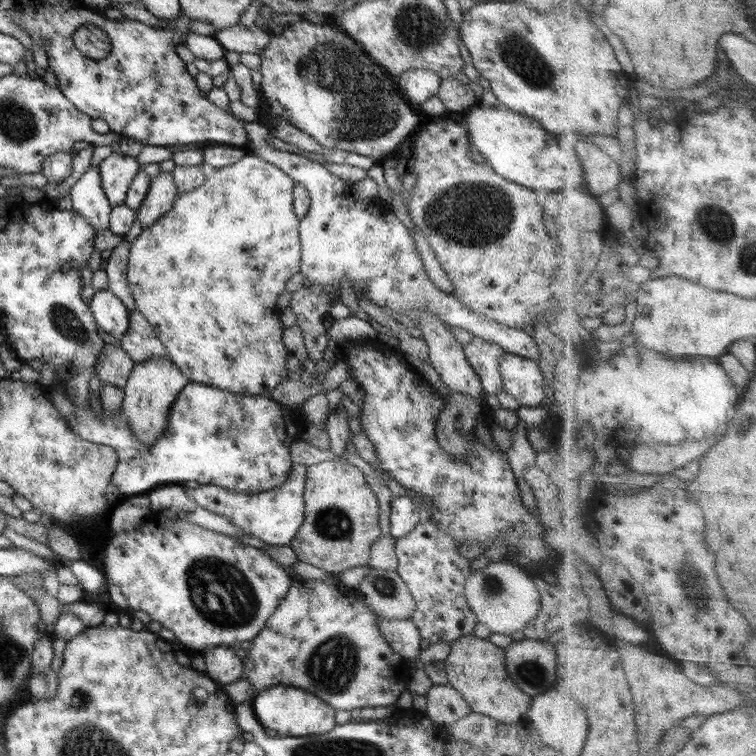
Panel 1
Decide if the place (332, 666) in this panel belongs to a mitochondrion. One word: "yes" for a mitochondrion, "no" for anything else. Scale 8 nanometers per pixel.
yes

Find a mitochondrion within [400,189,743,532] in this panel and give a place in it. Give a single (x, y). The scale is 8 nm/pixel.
(714, 222)

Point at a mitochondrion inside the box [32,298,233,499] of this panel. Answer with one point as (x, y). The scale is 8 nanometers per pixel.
(63, 319)

